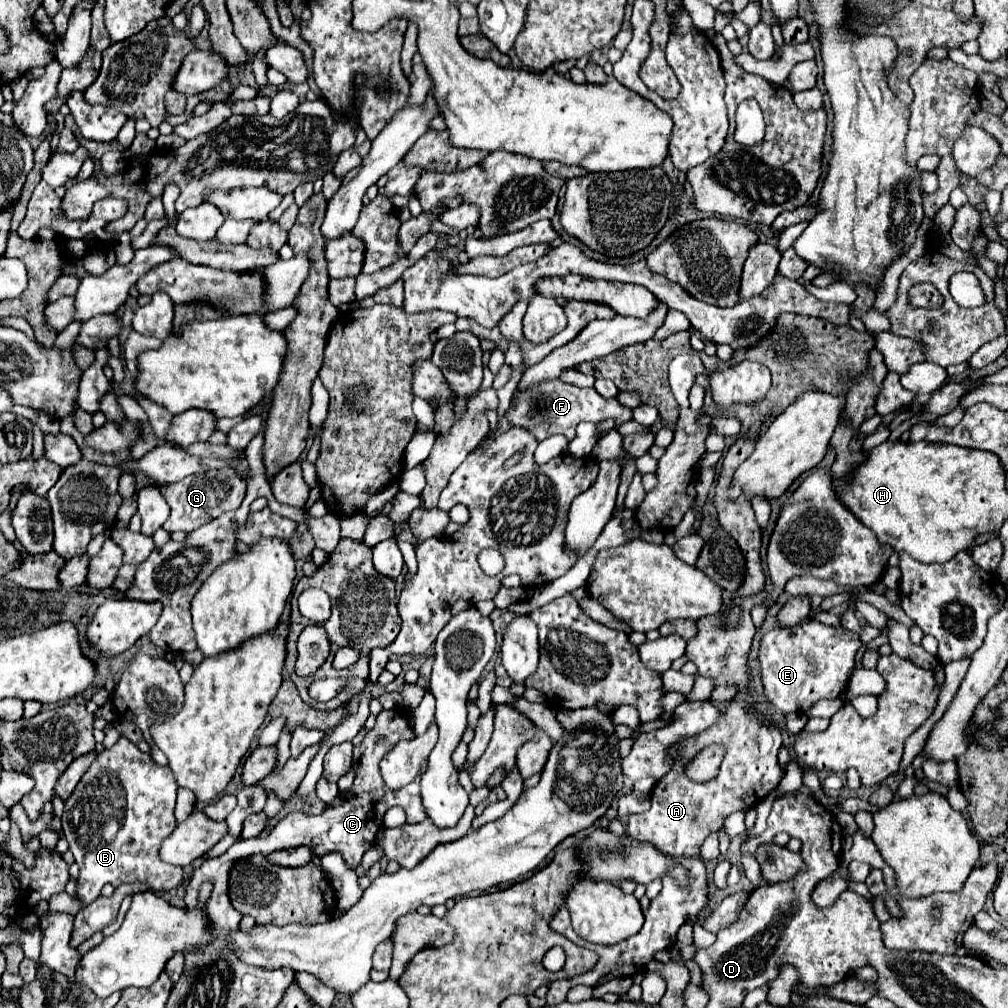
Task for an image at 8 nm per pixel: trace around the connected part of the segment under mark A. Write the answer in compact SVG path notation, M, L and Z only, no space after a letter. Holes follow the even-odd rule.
M736 697L726 707L724 721L718 721L700 735L684 739L668 751L668 757L678 761L674 761L670 771L654 785L650 795L650 809L646 813L630 815L626 827L628 833L632 833L638 841L652 841L652 845L664 849L664 853L672 857L694 859L700 855L700 845L708 833L718 831L730 813L754 807L780 783L784 775L778 765L778 751L782 747L780 729L768 721L760 721L760 717L752 715L750 709L752 705L748 697ZM712 743L728 747L718 777L708 783L694 783L688 777L682 777L682 767L702 747Z

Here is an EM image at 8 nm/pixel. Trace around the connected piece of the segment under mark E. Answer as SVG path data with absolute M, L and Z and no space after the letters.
M806 619L794 627L768 631L762 637L758 653L766 699L782 713L806 713L820 699L842 697L848 677L856 667L856 653L860 645L862 641L858 633L844 627L830 627L816 619Z

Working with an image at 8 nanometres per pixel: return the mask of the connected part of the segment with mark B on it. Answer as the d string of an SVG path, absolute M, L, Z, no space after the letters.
M120 739L112 749L98 753L94 765L76 785L74 793L64 805L64 837L70 843L70 851L80 867L78 877L78 899L86 905L94 901L106 883L118 887L122 883L144 883L150 891L170 891L182 881L182 867L170 865L160 859L160 845L176 829L174 803L176 803L176 781L168 767L158 767L148 753L142 753L132 741Z

